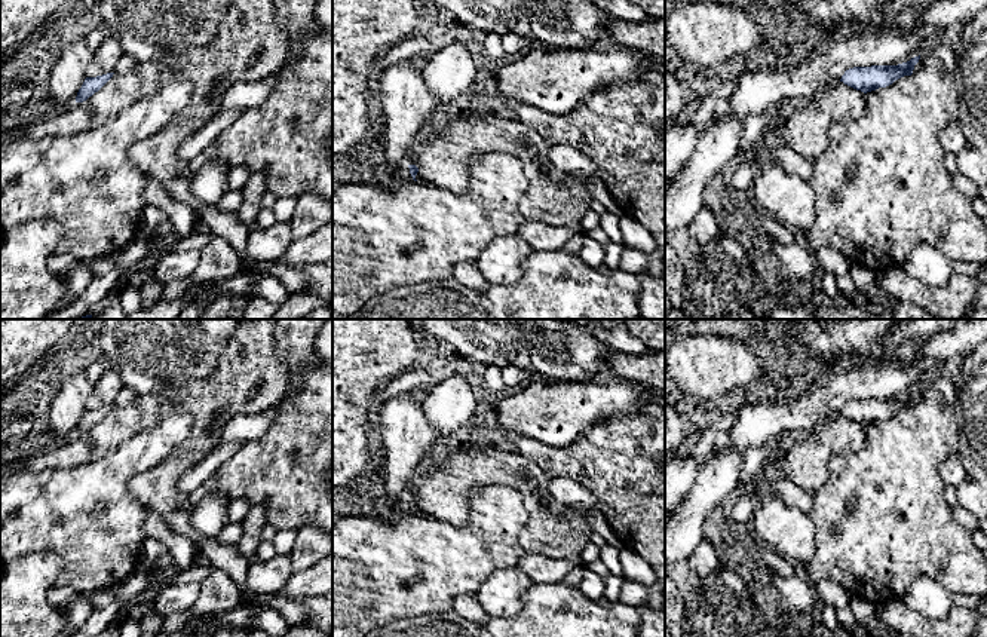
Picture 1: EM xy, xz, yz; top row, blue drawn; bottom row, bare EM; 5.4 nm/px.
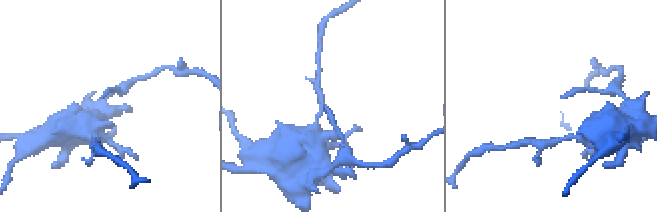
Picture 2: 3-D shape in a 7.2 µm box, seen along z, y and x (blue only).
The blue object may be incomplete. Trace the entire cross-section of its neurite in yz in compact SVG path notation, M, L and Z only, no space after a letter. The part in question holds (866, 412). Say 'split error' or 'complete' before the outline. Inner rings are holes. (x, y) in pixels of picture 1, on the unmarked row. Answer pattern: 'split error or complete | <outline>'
complete | M920 388L898 398L853 399L845 404L840 414L864 426L886 420L895 413L911 408Z

